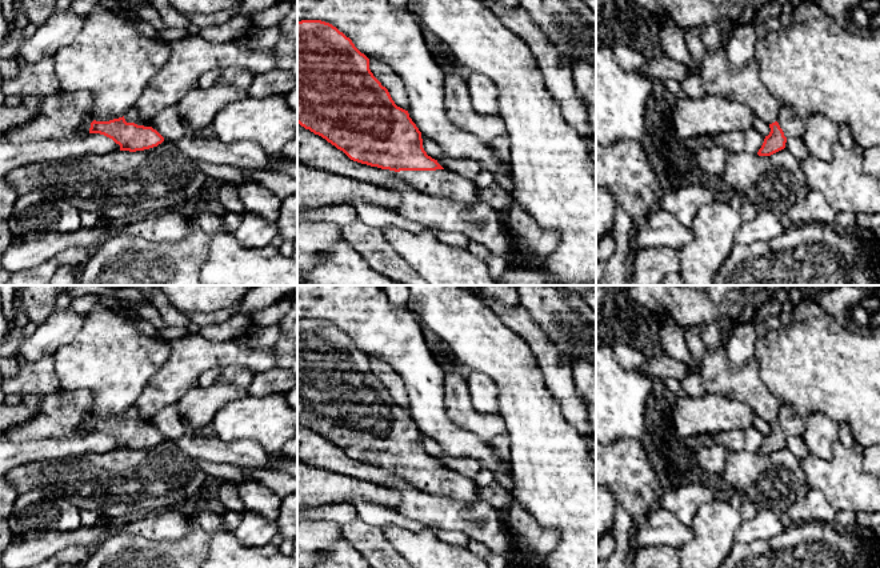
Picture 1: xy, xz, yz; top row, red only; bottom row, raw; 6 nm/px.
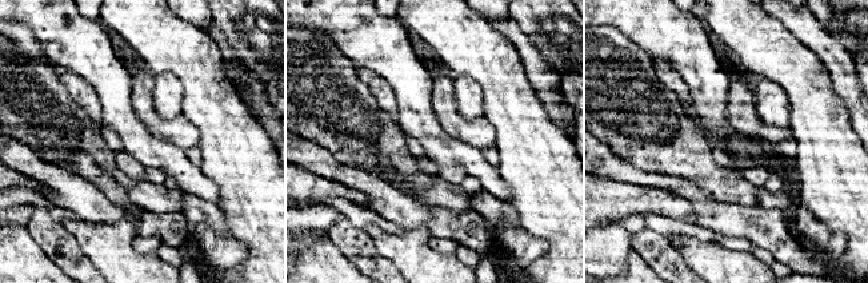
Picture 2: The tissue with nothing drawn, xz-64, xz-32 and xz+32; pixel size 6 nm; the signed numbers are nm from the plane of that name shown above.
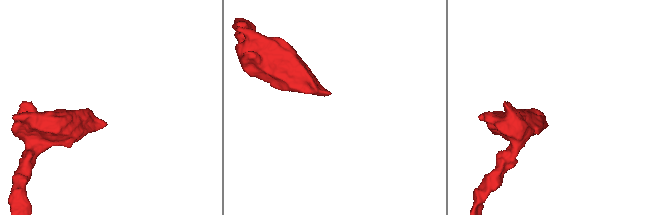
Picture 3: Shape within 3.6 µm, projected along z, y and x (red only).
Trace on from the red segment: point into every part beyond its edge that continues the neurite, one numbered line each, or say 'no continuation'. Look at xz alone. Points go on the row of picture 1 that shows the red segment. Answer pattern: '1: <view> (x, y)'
1: xz (444, 183)

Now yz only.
1: yz (792, 126)

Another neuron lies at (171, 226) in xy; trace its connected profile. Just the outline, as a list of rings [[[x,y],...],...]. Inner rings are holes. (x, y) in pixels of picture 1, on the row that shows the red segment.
[[[169,209],[129,224],[116,220],[109,235],[132,235],[152,241],[179,241],[187,236],[188,223],[189,217],[181,212]]]

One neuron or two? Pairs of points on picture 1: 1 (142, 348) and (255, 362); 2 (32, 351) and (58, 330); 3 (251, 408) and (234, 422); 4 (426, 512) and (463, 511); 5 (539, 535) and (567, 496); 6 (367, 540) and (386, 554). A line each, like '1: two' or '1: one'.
1: two
2: one
3: one
4: one
5: two
6: one

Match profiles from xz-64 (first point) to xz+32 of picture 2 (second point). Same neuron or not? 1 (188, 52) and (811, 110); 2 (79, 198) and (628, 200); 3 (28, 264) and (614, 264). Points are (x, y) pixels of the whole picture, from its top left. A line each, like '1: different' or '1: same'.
1: same
2: different
3: different

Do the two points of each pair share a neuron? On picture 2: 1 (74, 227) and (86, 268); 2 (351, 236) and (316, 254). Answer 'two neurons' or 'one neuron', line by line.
1: two neurons
2: two neurons

